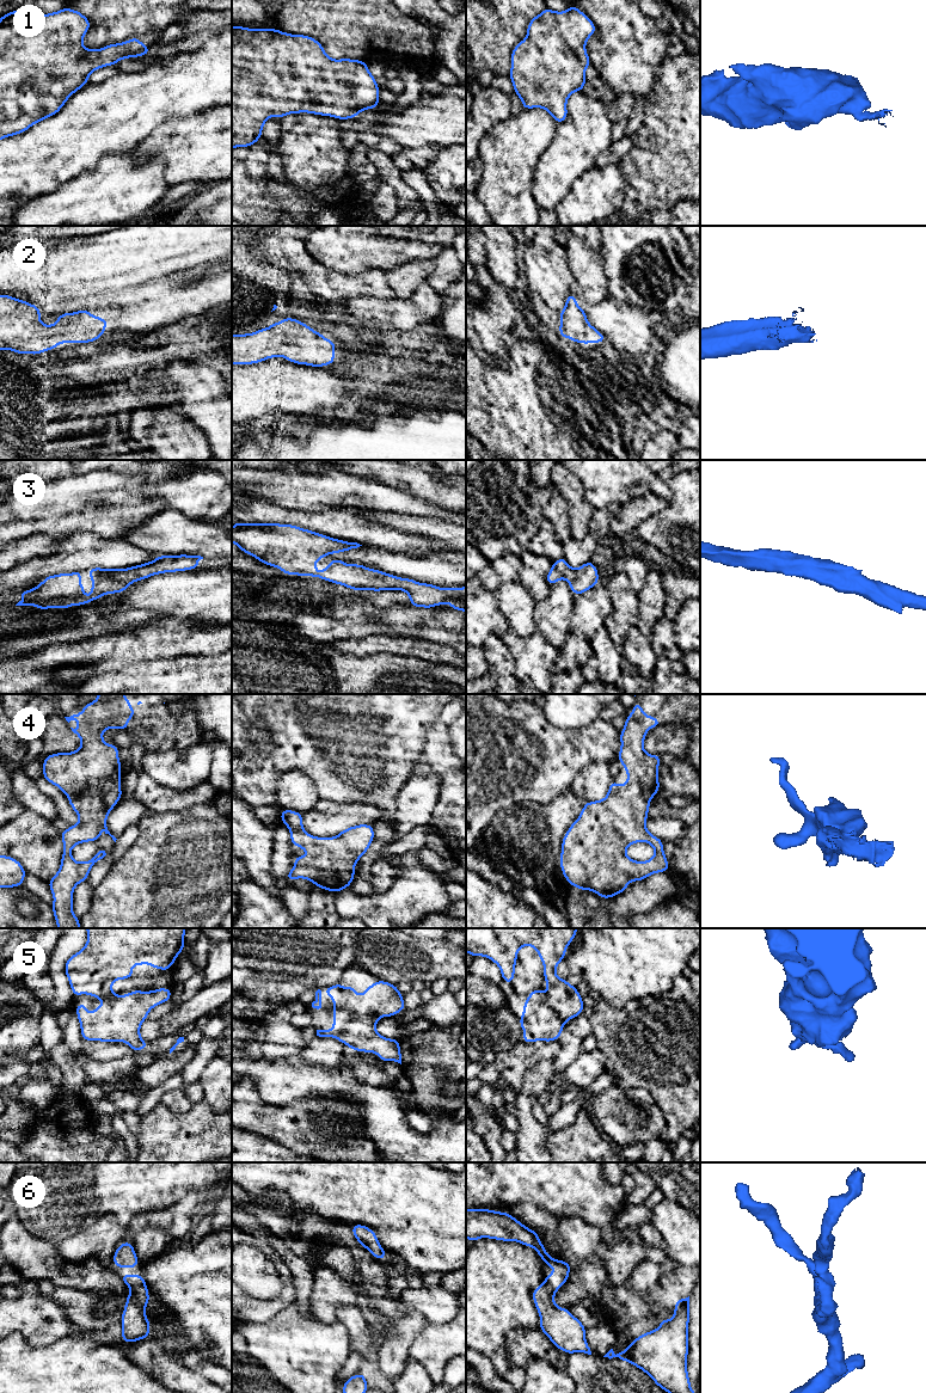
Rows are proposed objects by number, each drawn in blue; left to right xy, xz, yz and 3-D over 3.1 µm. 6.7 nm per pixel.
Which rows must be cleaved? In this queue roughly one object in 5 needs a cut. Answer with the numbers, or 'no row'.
no row

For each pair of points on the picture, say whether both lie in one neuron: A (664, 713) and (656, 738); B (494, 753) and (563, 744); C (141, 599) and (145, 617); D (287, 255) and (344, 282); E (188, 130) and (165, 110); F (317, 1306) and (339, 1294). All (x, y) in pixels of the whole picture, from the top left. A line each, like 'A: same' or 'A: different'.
A: different
B: same
C: different
D: same
E: different
F: same

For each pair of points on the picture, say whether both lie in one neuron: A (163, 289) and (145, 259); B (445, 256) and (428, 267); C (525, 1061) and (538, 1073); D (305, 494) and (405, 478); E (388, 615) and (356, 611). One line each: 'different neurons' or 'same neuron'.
A: different neurons
B: different neurons
C: different neurons
D: different neurons
E: same neuron

